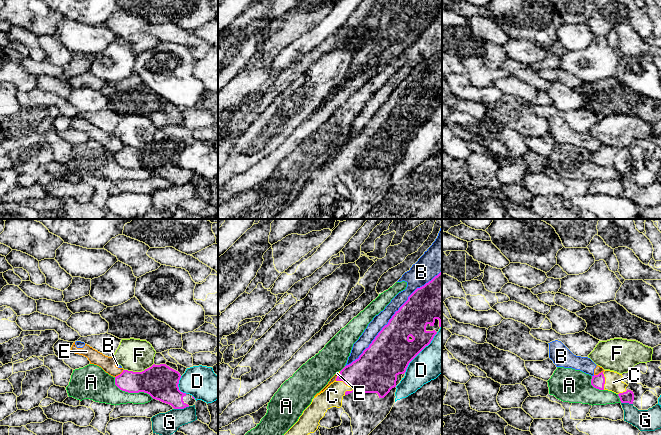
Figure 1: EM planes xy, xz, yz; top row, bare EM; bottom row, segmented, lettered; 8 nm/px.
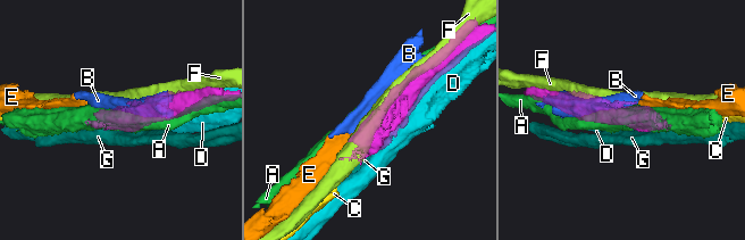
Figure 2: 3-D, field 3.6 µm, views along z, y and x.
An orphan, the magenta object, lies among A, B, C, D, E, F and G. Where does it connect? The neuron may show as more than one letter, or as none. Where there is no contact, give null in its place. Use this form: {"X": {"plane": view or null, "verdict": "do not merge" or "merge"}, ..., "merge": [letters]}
{"A": {"plane": "xy", "verdict": "do not merge"}, "B": {"plane": "xz", "verdict": "do not merge"}, "C": {"plane": "xz", "verdict": "merge"}, "D": {"plane": "xz", "verdict": "do not merge"}, "E": {"plane": "xy", "verdict": "do not merge"}, "F": {"plane": "xy", "verdict": "do not merge"}, "G": {"plane": "xy", "verdict": "do not merge"}, "merge": ["C"]}

